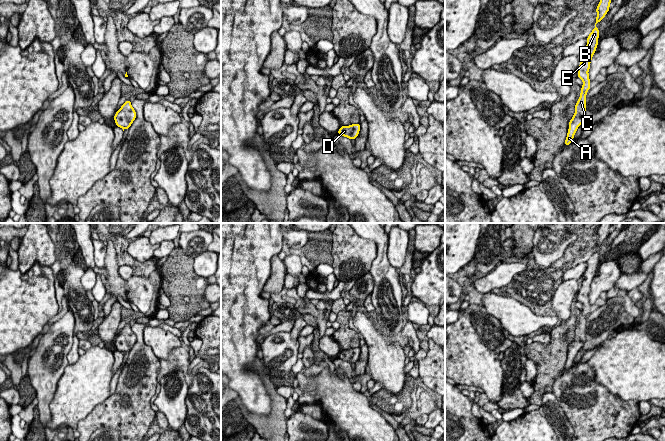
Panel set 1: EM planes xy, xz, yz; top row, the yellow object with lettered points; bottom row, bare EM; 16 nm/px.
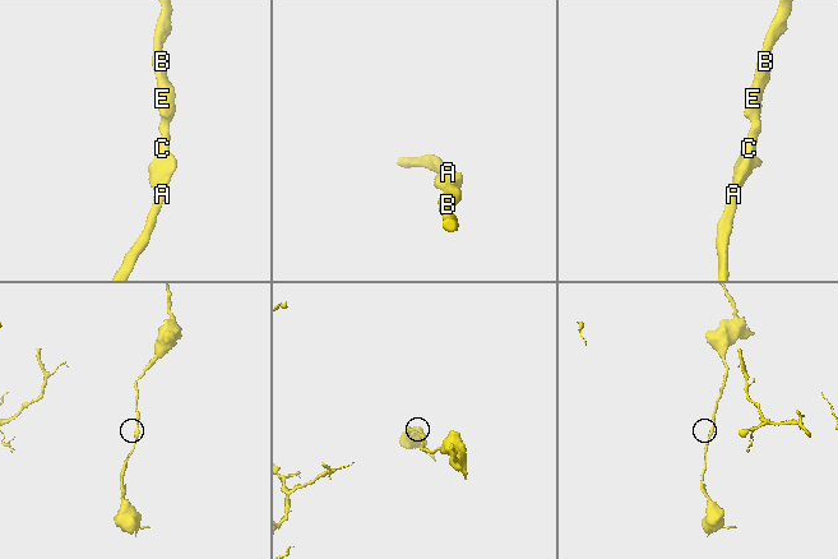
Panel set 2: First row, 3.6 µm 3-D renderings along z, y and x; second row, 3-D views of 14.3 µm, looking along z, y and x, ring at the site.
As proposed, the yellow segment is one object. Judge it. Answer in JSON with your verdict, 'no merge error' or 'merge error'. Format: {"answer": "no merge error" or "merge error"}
{"answer": "no merge error"}

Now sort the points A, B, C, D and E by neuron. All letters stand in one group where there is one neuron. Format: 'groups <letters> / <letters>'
groups A B C D E

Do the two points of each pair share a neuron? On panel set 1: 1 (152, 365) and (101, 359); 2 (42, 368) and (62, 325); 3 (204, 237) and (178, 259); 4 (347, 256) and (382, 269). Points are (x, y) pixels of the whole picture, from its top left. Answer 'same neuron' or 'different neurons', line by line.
1: different neurons
2: same neuron
3: different neurons
4: different neurons

